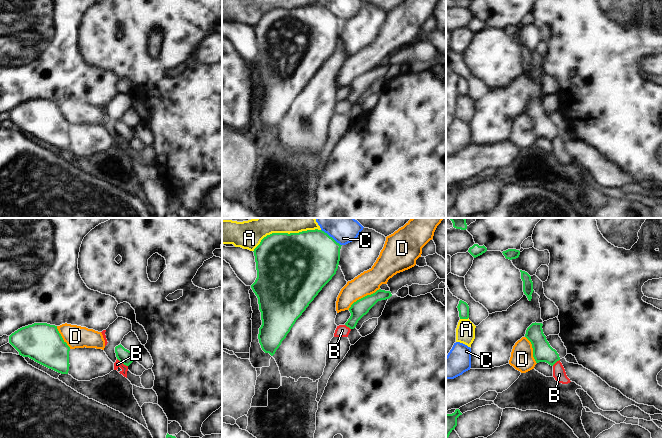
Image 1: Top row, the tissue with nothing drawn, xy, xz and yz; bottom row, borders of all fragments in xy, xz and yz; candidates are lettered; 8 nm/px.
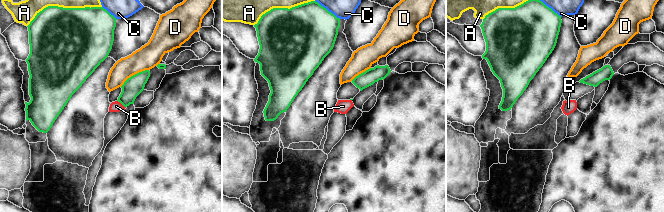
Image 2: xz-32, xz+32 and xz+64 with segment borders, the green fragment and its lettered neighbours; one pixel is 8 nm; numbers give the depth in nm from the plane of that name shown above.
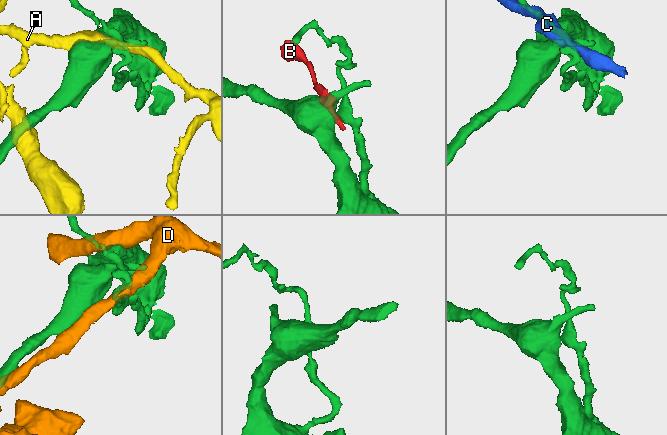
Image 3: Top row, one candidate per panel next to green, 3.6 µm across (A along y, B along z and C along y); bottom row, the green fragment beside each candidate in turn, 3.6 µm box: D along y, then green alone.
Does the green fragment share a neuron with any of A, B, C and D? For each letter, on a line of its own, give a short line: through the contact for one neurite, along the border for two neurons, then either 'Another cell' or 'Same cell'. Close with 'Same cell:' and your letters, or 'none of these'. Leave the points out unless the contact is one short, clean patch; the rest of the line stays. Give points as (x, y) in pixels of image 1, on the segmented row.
A: Another cell
B: Line: xy (117, 358), (127, 366). Another cell
C: Another cell
D: Another cell
Same cell: none of these.

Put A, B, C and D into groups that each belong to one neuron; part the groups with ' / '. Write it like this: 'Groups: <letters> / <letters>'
Groups: A / B / C / D.

